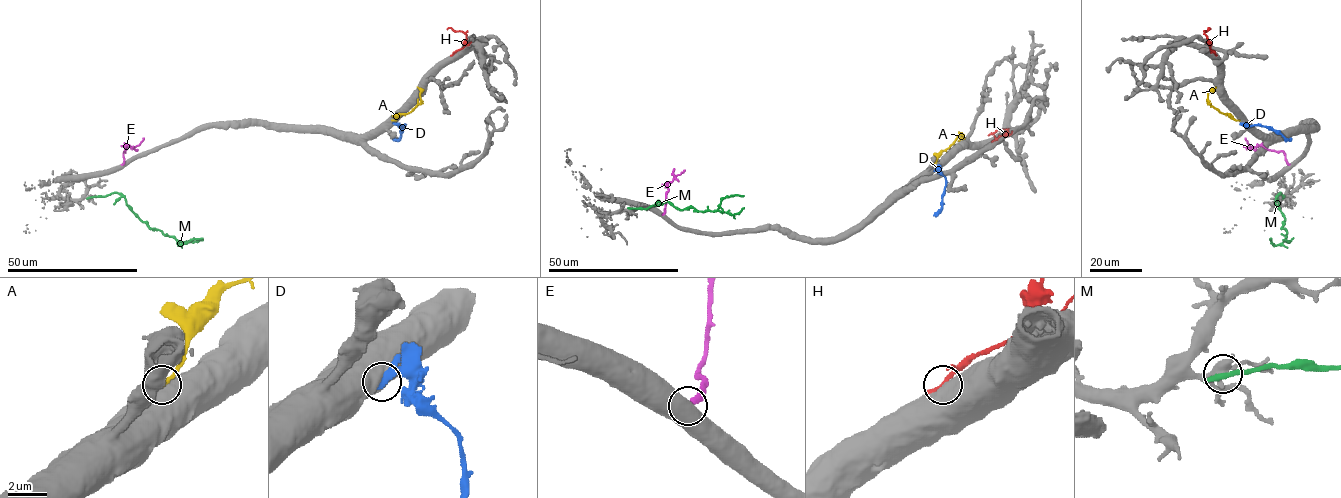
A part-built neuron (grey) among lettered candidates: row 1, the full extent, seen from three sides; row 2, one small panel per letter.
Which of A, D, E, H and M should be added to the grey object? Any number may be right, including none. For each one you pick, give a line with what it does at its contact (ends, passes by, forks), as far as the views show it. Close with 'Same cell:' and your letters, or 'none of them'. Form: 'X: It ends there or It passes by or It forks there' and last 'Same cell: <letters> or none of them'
Same cell: none of them

